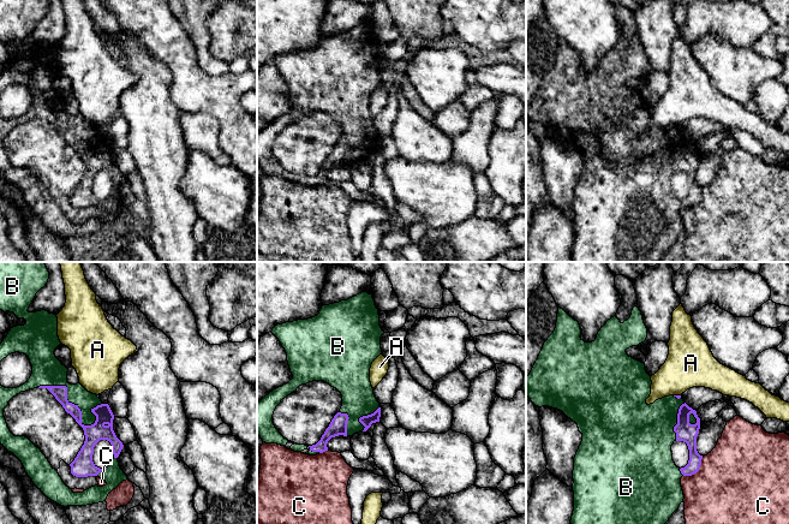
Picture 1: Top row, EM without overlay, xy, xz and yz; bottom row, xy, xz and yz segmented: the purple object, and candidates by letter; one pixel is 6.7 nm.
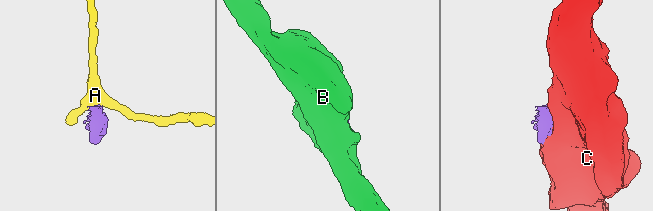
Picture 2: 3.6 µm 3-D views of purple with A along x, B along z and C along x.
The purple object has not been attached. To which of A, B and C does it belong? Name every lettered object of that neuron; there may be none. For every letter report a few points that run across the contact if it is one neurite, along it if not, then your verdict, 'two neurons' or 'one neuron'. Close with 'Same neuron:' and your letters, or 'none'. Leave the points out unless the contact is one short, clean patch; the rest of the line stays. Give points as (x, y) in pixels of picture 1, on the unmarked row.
A: line yz (674, 125), (680, 126); two neurons
B: one neuron
C: two neurons
Same neuron: B

